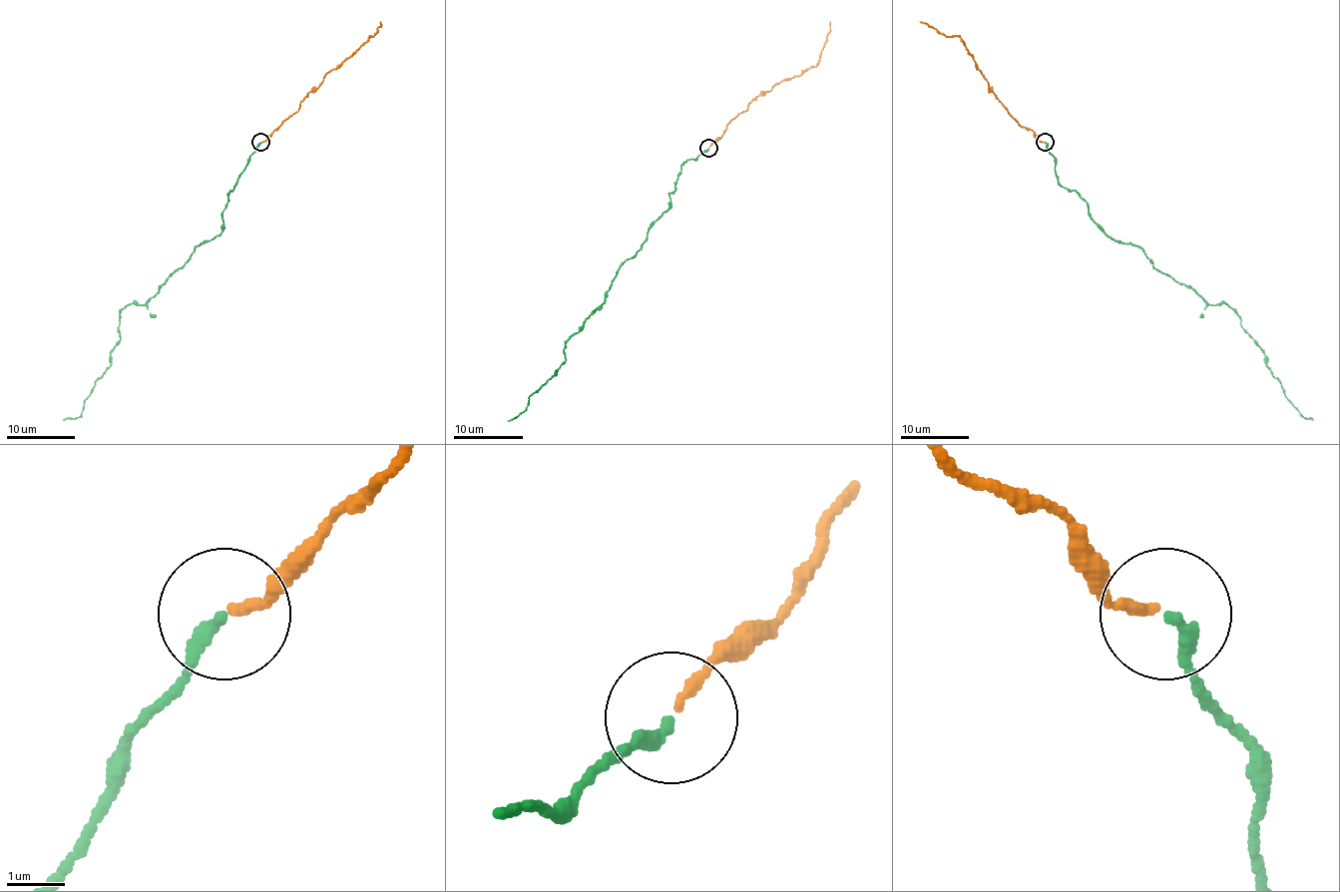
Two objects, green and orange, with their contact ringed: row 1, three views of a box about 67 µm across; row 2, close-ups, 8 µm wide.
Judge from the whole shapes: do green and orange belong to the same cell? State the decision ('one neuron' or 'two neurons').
one neuron

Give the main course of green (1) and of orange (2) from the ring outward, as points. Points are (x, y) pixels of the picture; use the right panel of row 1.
1: (1045, 142), (1055, 176), (1091, 219), (1208, 304), (1227, 304), (1291, 403), (1313, 420)
2: (1043, 142), (1009, 114), (958, 36), (940, 34), (920, 22)

